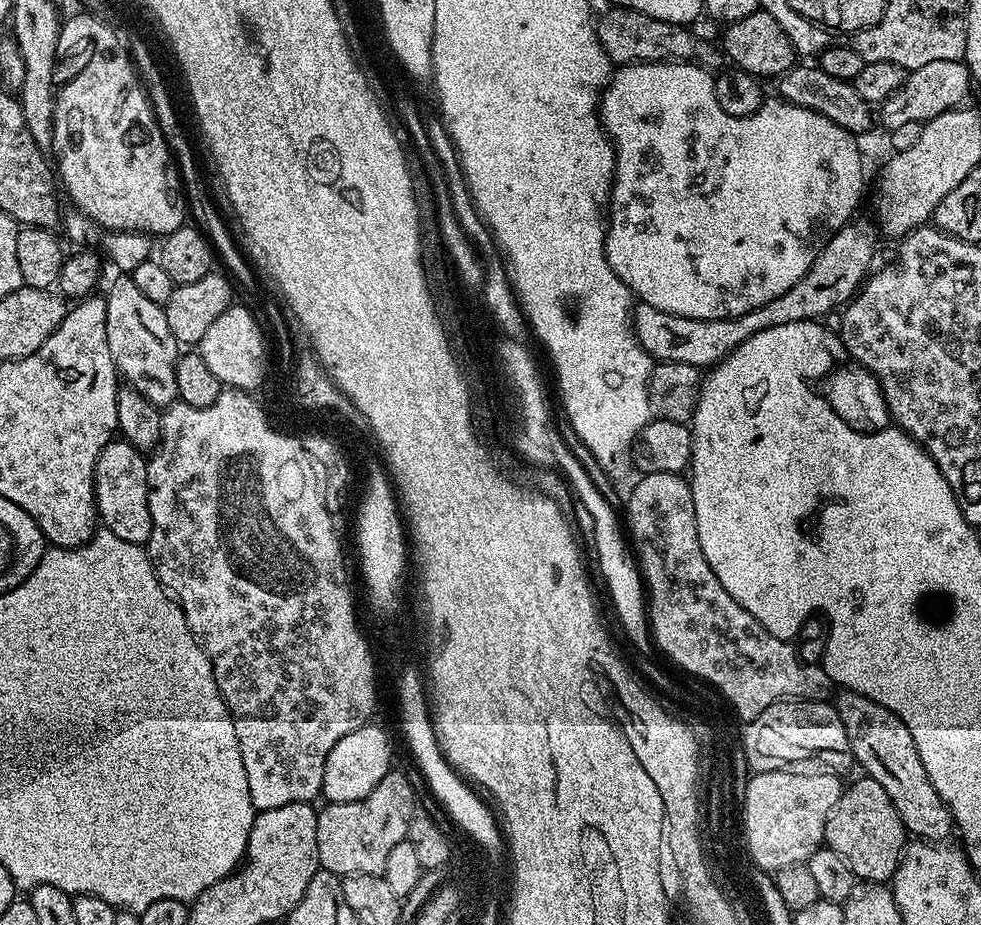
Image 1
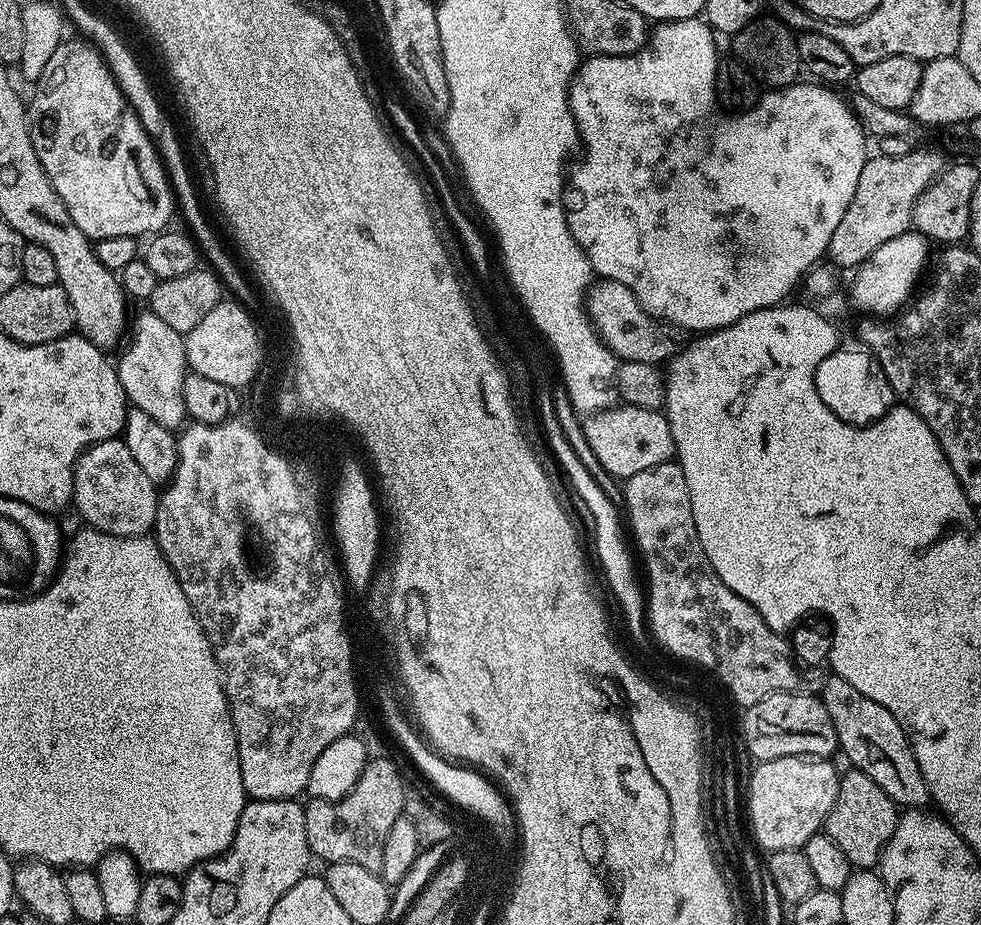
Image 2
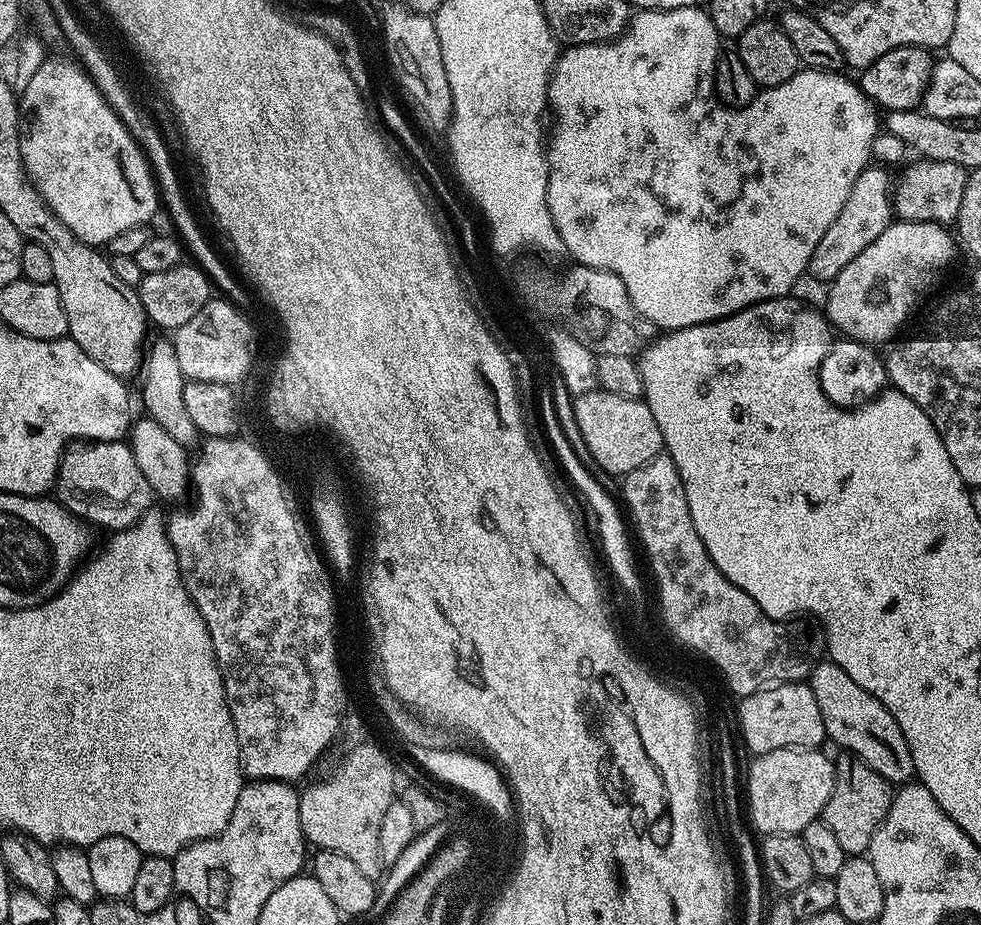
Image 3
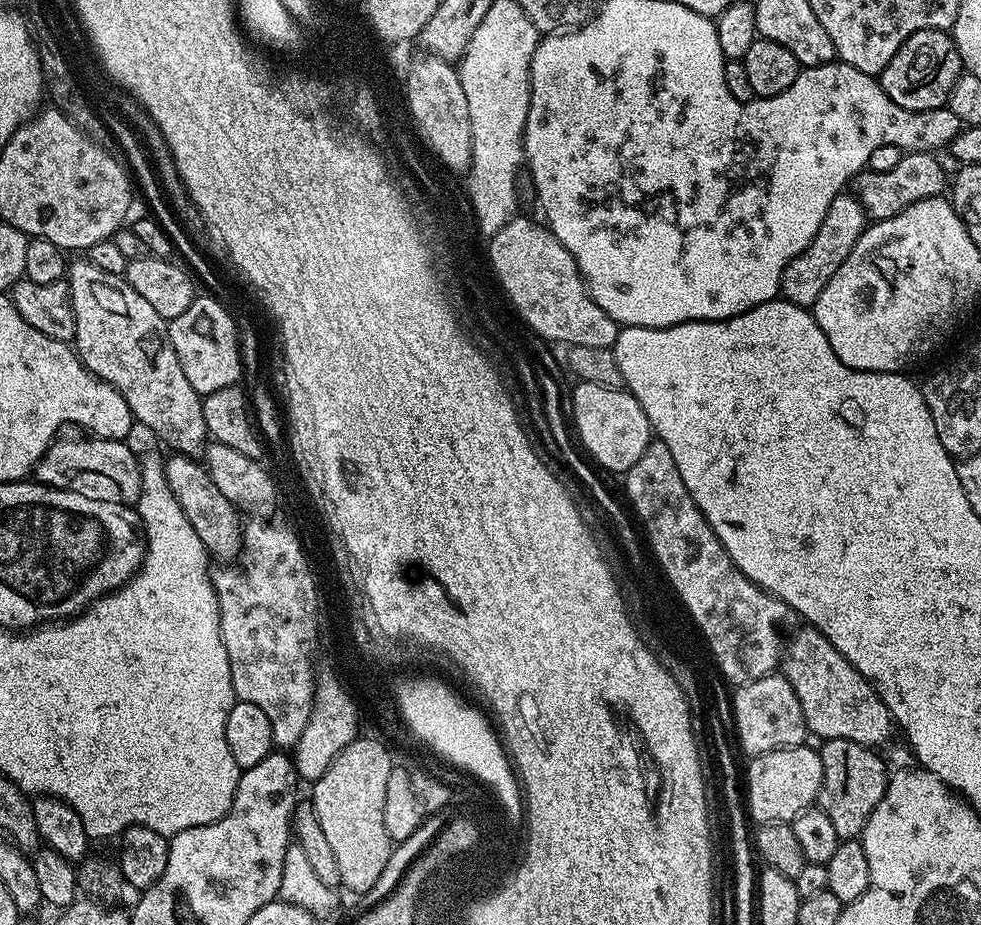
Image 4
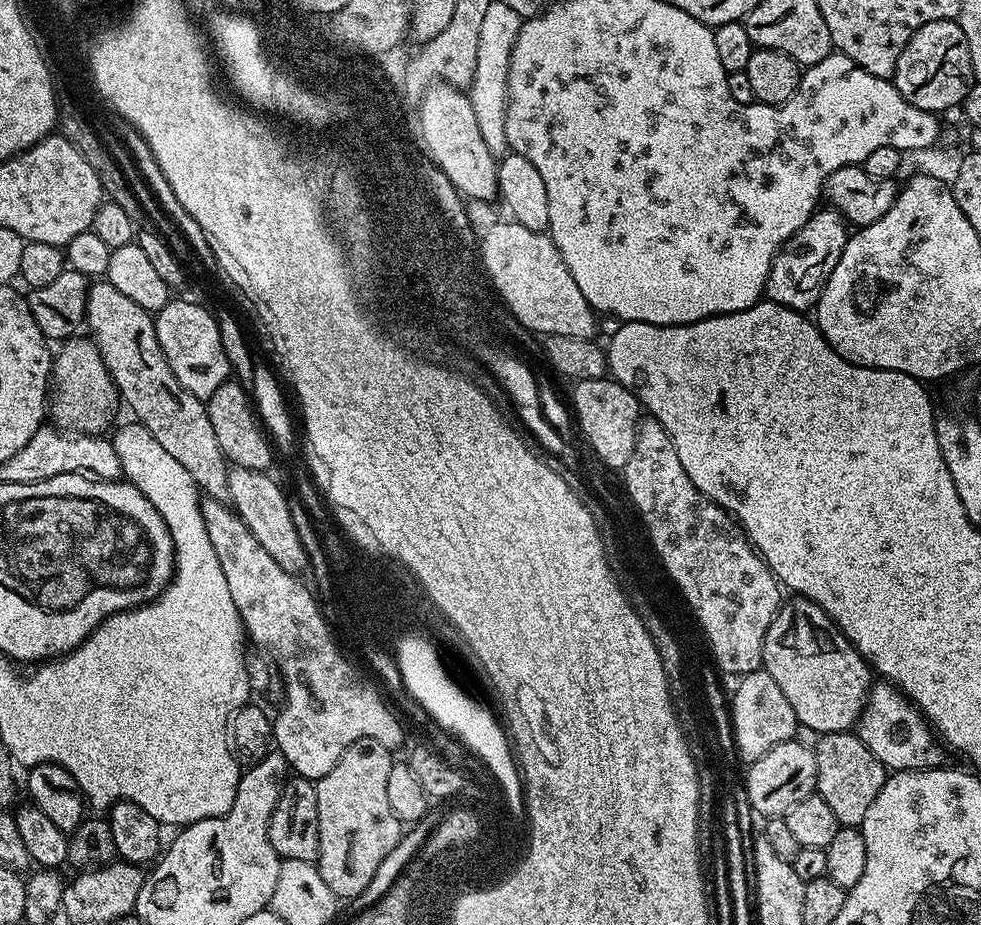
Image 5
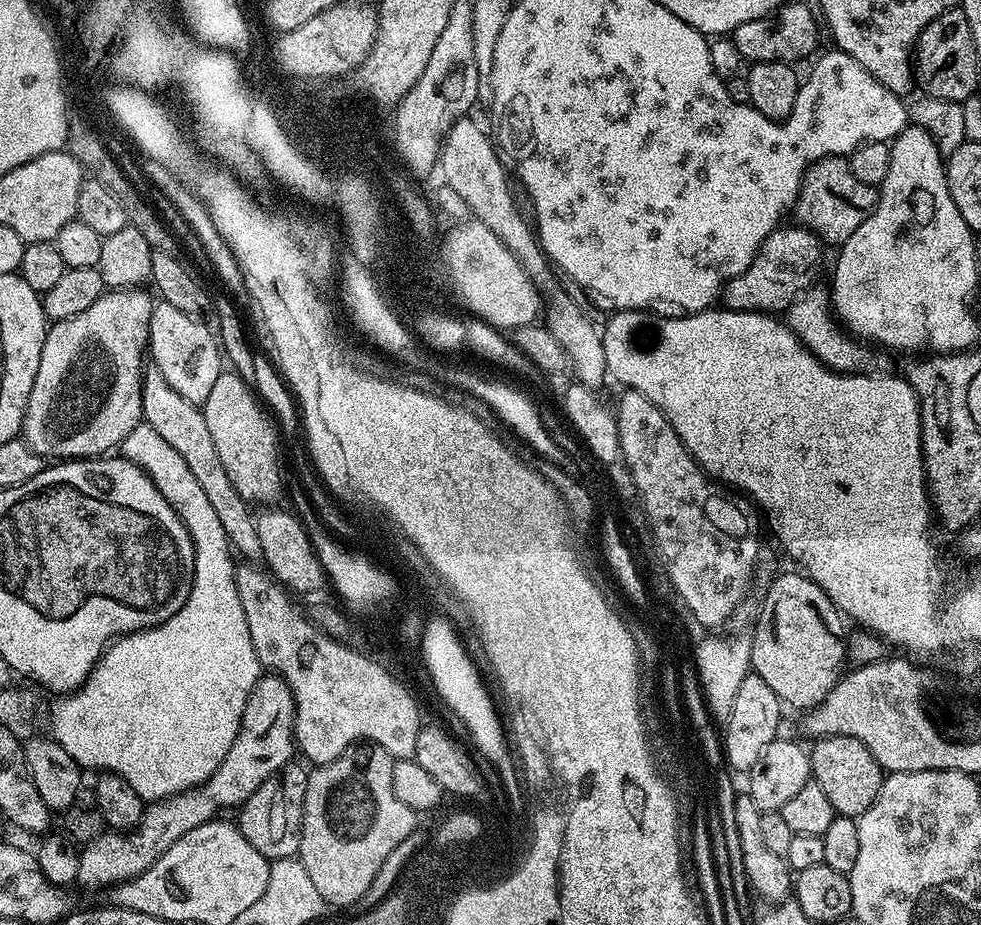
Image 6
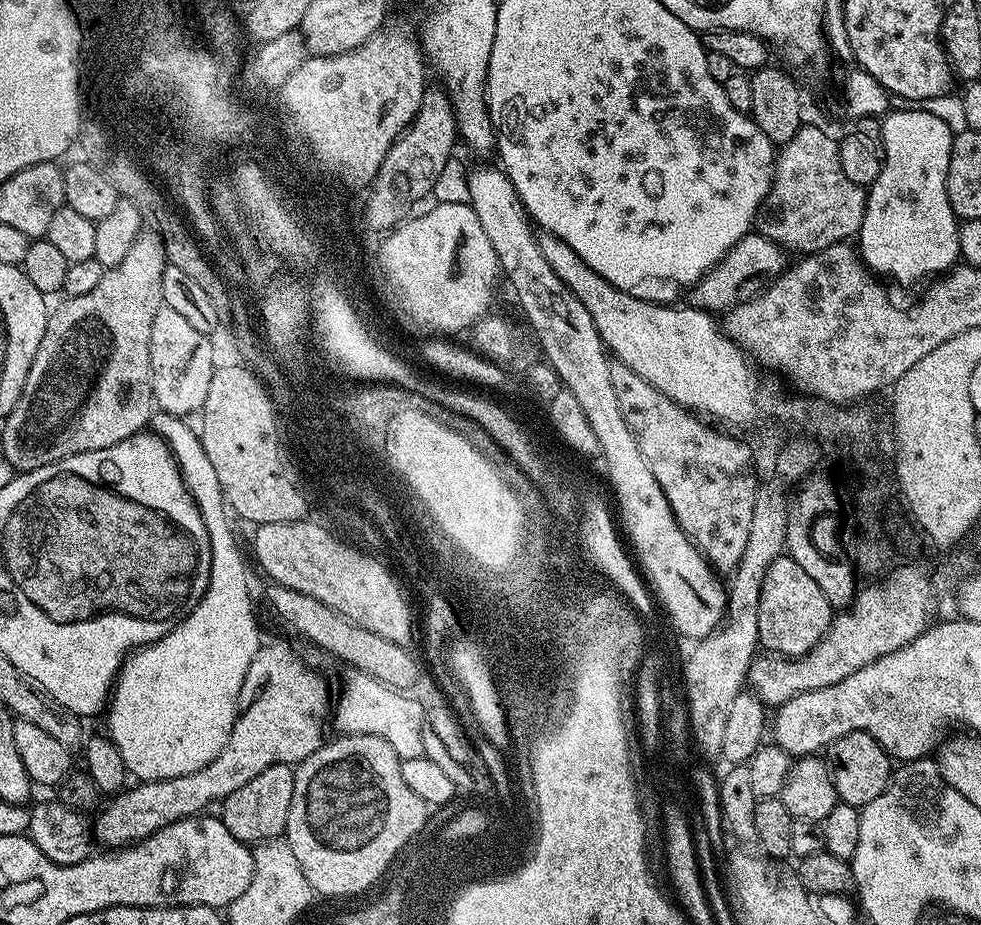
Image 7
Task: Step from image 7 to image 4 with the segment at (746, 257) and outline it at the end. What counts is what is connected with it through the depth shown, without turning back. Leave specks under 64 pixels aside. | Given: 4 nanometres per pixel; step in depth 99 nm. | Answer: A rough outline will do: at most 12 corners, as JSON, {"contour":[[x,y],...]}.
{"contour":[[839,192],[814,242],[786,266],[783,299],[811,309],[865,227]]}

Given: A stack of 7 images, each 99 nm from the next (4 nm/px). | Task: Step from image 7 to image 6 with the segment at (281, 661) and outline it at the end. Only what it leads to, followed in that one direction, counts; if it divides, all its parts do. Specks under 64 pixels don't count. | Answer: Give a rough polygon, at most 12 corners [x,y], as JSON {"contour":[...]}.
{"contour":[[261,675],[212,777],[78,852],[75,883],[142,875],[297,755],[296,703]]}

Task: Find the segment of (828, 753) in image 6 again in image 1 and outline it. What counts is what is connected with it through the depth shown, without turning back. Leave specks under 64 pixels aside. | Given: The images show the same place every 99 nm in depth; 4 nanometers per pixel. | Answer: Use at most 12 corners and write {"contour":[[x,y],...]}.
{"contour":[[864,774],[841,791],[824,844],[884,884],[910,836]]}

